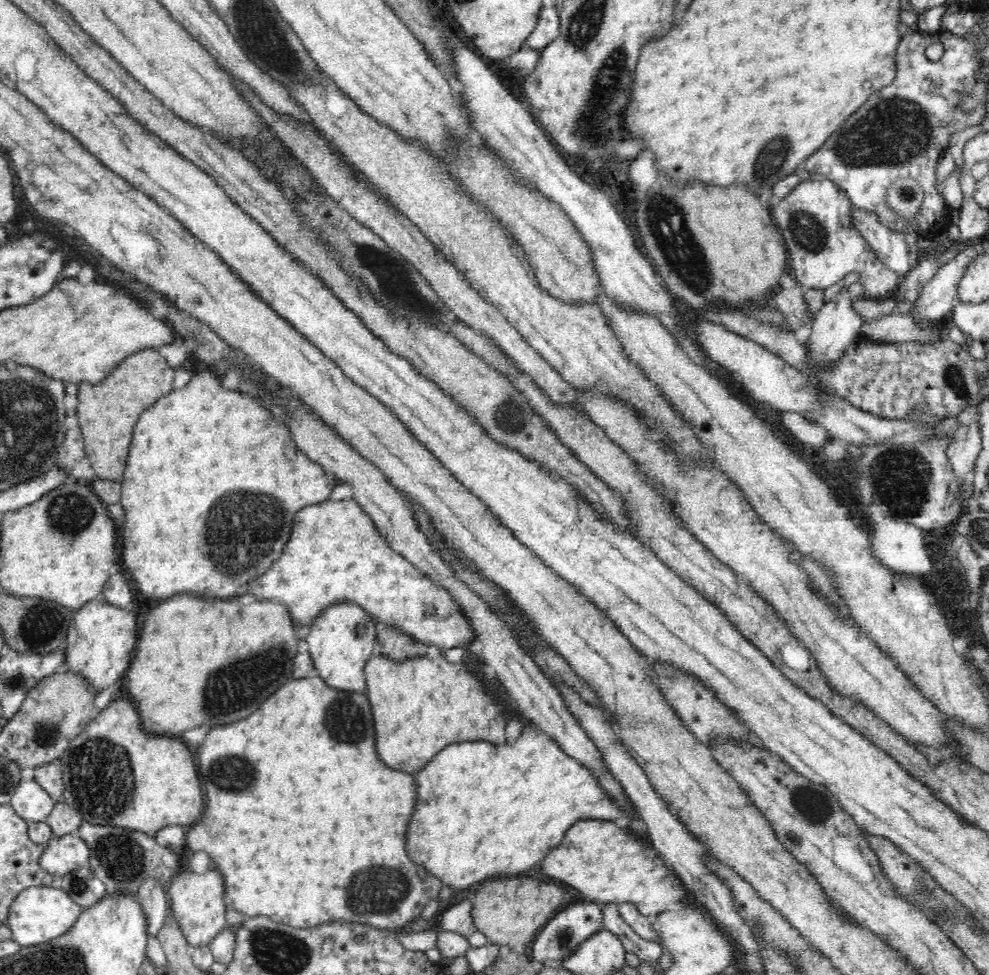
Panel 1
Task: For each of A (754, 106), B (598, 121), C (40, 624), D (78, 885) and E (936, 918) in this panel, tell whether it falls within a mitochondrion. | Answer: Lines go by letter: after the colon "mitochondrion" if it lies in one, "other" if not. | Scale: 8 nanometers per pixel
A: other
B: mitochondrion
C: mitochondrion
D: mitochondrion
E: other

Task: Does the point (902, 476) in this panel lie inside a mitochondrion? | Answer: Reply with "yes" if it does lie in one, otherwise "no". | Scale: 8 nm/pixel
yes

